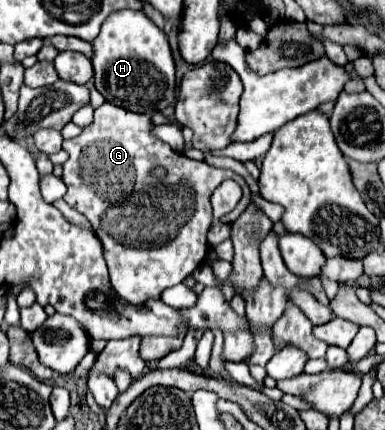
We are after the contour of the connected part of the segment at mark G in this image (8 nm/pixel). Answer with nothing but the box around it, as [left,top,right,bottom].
[63,103,251,307]

